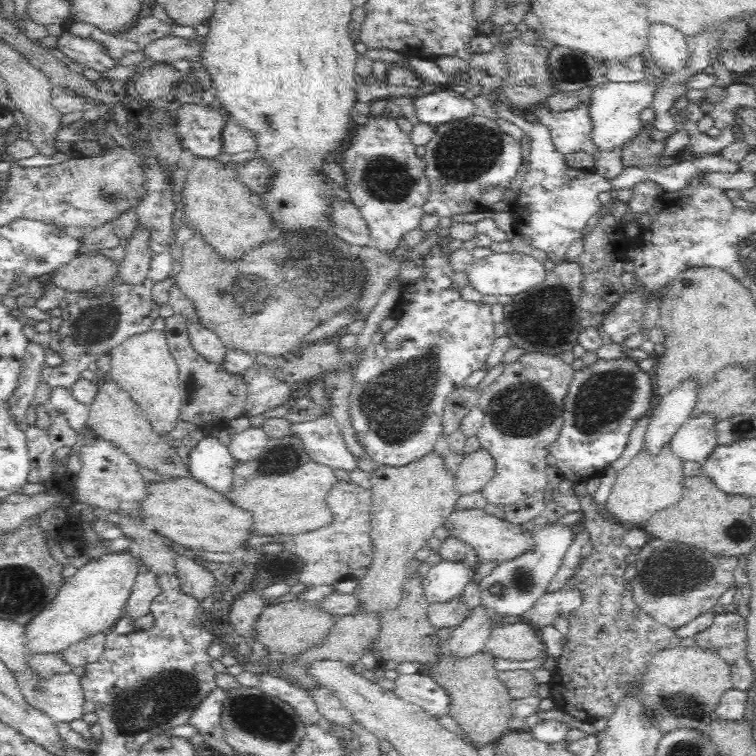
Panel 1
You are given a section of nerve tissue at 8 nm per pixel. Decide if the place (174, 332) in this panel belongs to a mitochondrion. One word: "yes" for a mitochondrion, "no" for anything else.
no

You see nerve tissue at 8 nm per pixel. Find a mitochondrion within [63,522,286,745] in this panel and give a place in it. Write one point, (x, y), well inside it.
(160, 699)

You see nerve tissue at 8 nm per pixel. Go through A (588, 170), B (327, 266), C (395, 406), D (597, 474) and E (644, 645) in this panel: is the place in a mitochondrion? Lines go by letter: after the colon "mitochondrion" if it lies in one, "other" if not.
A: other
B: mitochondrion
C: mitochondrion
D: other
E: other

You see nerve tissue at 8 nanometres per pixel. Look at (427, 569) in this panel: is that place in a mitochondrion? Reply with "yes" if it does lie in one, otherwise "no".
no

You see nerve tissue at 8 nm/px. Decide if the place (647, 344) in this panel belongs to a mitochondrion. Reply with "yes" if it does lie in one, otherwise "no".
no

